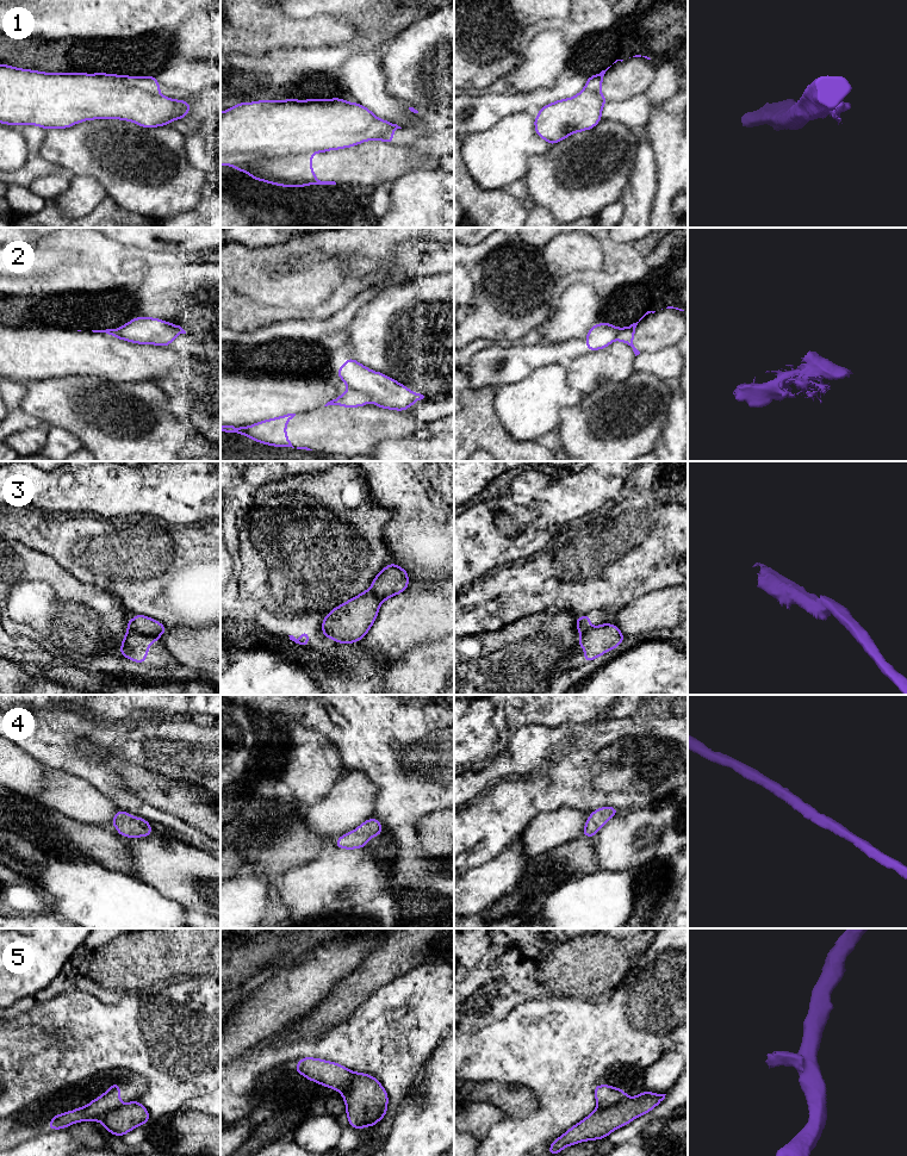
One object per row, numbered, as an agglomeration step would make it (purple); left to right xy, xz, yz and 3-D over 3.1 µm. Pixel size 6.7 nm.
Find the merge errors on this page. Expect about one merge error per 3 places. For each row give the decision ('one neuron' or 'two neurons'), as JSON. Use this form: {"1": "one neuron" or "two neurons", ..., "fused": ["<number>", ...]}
{"1": "two neurons", "2": "two neurons", "3": "two neurons", "4": "one neuron", "5": "two neurons", "fused": ["1", "2", "3", "5"]}

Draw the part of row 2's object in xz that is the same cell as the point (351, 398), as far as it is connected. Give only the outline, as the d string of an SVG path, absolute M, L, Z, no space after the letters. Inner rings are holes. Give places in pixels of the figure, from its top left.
M348 387L348 390L343 394L328 402L324 406L328 405L340 405L343 408L368 406L367 399L368 399L367 396Z

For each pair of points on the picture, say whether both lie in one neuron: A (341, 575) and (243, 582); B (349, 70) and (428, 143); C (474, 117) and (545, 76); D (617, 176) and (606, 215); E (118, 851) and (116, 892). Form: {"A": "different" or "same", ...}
{"A": "same", "B": "different", "C": "same", "D": "different", "E": "different"}

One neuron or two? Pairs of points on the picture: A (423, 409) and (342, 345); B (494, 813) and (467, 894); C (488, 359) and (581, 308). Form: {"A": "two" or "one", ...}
{"A": "two", "B": "two", "C": "one"}

